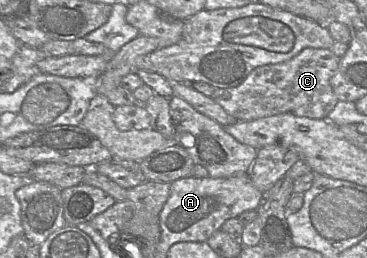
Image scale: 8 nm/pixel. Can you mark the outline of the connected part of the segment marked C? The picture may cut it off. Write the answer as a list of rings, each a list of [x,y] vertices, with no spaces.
[[[305,48],[292,59],[255,68],[235,87],[216,88],[212,98],[238,121],[251,121],[281,113],[312,119],[327,119],[339,101],[330,80],[341,58],[330,49]]]

